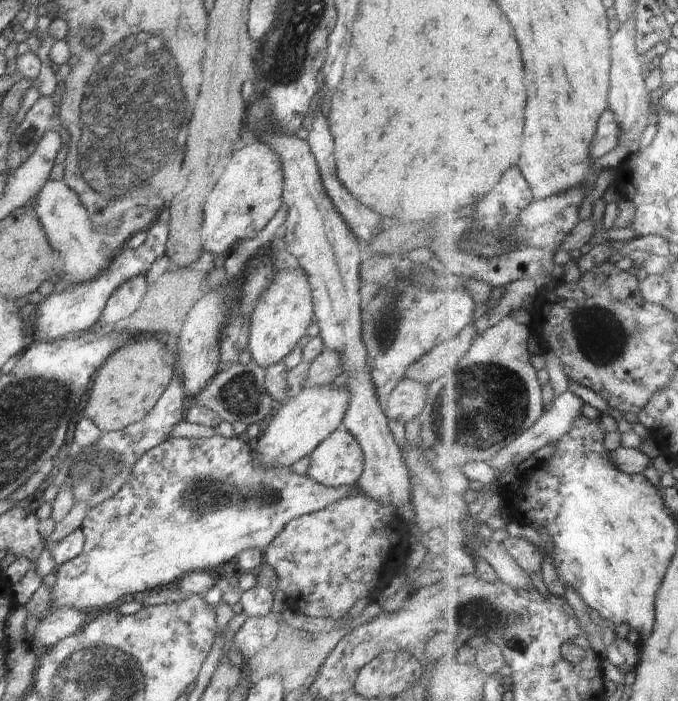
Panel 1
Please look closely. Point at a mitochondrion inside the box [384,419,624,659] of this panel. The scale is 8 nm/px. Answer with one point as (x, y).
(469, 612)

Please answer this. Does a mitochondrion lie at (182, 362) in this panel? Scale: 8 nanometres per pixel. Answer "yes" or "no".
no

